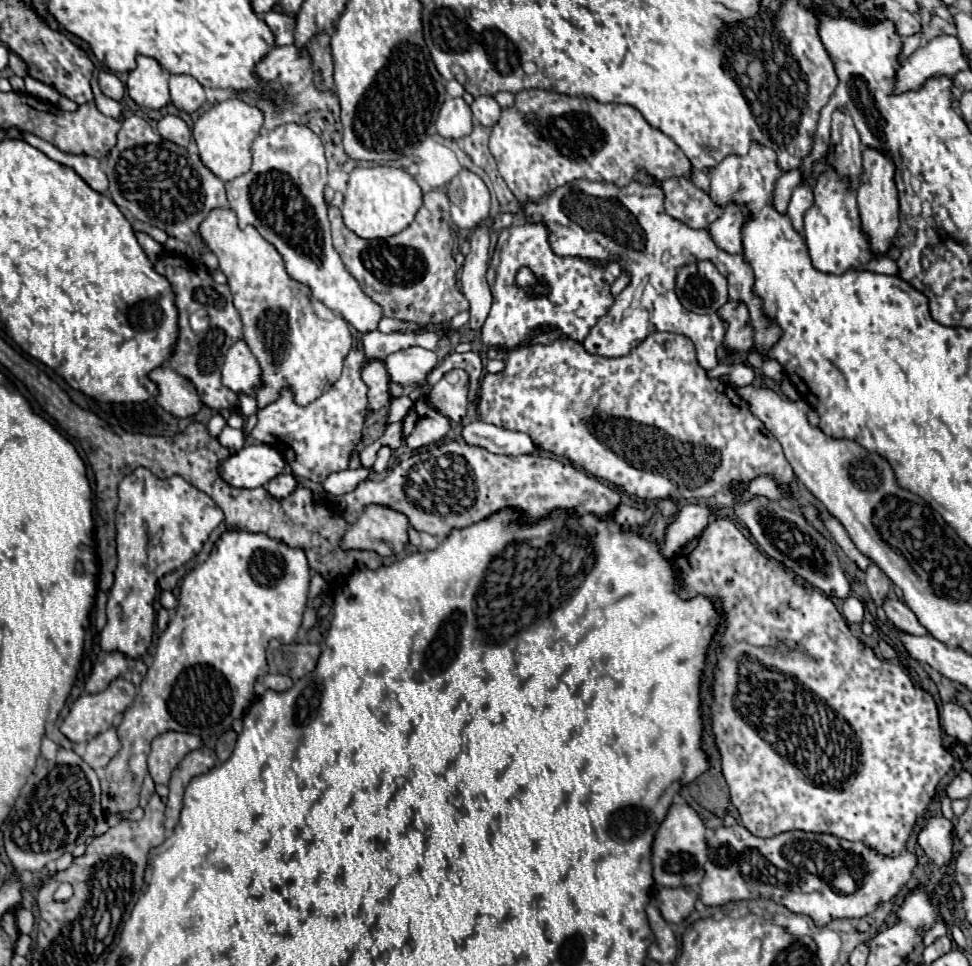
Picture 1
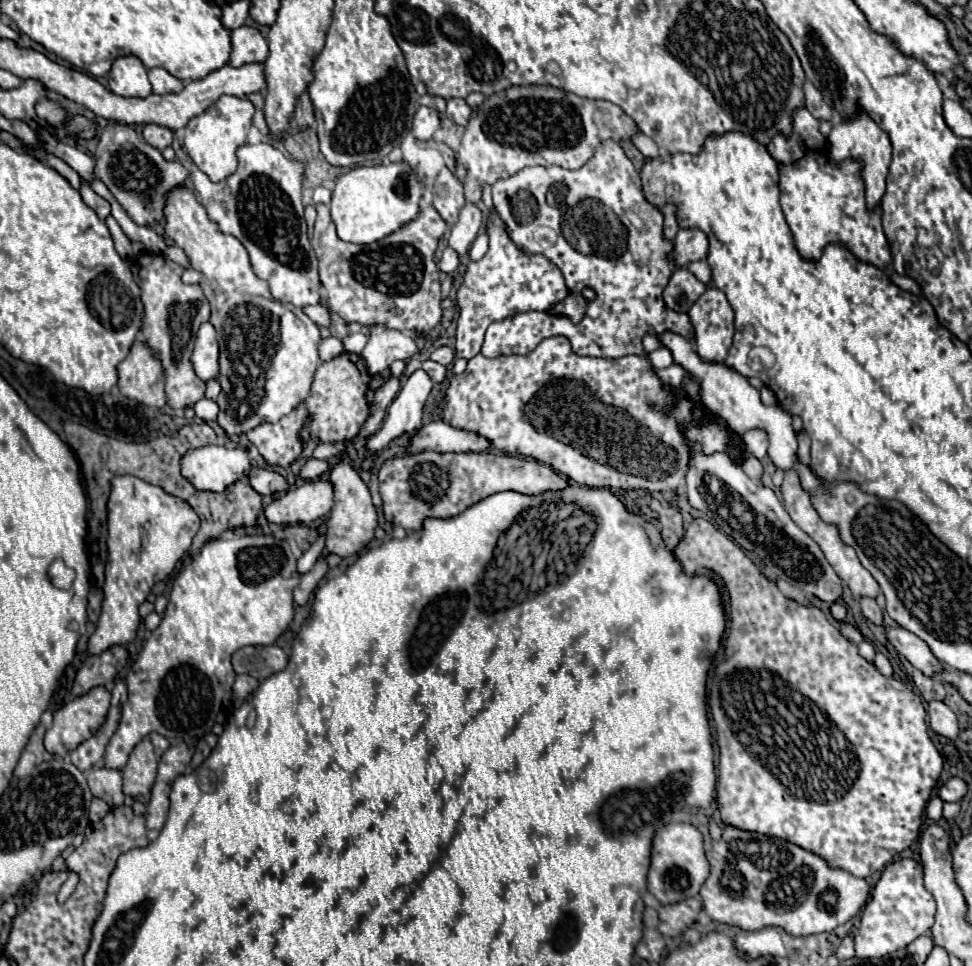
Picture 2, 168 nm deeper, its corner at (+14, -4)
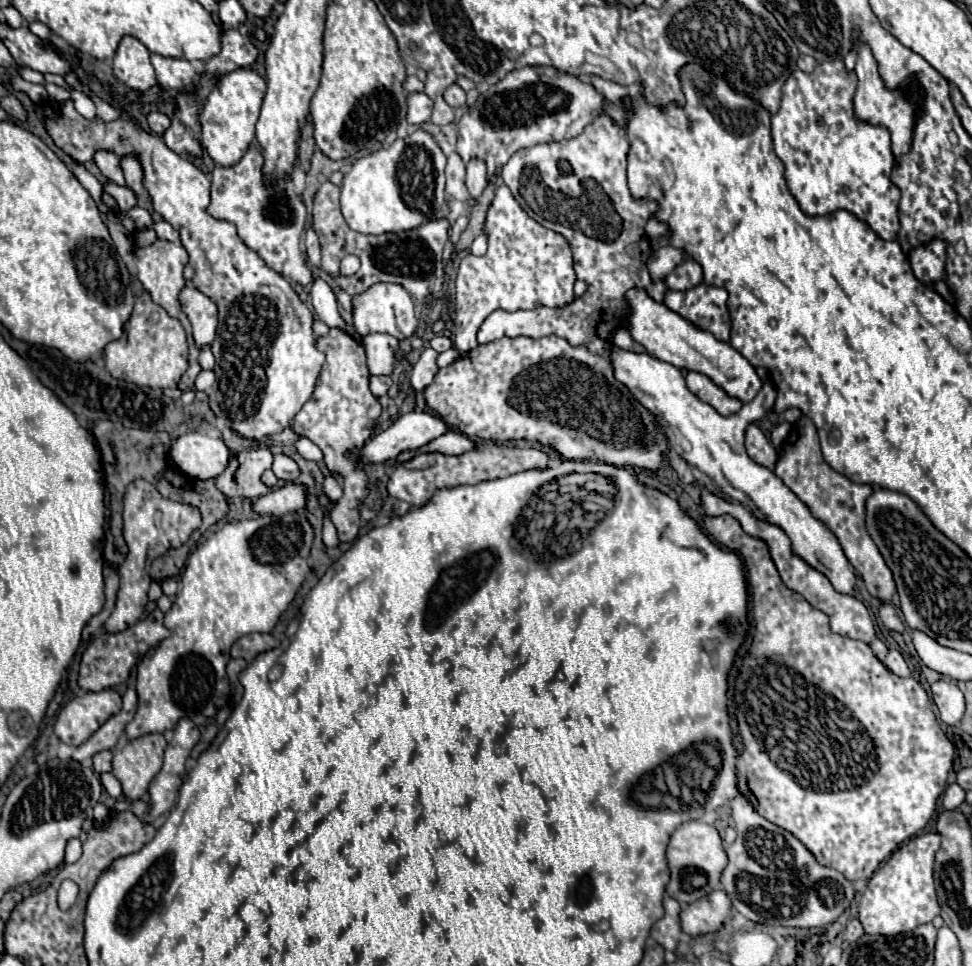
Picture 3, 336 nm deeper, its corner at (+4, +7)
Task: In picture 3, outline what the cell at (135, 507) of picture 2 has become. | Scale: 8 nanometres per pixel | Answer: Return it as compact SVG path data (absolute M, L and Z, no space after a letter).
M142 478L128 484L124 494L122 518L124 518L124 539L128 546L128 553L124 562L118 567L120 585L114 612L104 624L104 630L110 634L122 632L140 620L149 601L146 592L150 588L150 576L146 572L146 566L150 566L158 556L166 554L168 550L180 548L190 538L190 534L202 524L202 516L196 506L164 498L156 490L156 486L152 486Z

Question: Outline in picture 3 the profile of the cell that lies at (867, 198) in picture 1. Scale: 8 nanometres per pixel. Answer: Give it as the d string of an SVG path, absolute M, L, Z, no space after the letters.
M860 46L858 50L858 60L856 60L856 76L858 76L858 88L854 94L854 114L860 122L868 122L872 126L884 126L890 130L892 136L892 154L894 156L902 156L906 154L906 150L910 148L910 140L912 140L912 130L914 130L914 114L916 114L916 106L922 98L920 92L910 94L908 98L900 92L894 90L890 92L884 84L882 78L878 74L878 66L876 60L870 52L868 46Z

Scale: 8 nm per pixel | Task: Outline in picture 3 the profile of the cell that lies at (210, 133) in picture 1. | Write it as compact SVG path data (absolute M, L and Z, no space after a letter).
M240 68L222 76L222 80L208 94L202 110L200 110L200 142L204 150L210 154L214 164L218 166L234 166L246 154L248 146L254 140L256 122L260 116L260 106L264 100L266 84L264 80L250 68Z

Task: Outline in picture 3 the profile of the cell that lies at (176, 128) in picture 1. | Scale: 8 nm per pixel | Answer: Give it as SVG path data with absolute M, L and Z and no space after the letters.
M152 112L152 114L148 114L148 126L154 134L162 136L170 128L170 118L162 112Z

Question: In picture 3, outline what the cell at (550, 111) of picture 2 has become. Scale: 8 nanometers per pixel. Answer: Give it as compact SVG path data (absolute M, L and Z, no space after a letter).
M526 66L520 70L512 70L502 78L498 84L490 86L486 92L478 96L474 106L462 116L462 126L458 124L458 144L456 152L468 164L472 158L480 158L488 166L488 180L496 178L504 164L510 160L512 154L524 148L532 148L536 144L560 142L576 138L584 132L588 124L592 124L600 114L604 114L604 96L586 80L576 76L564 74L552 66Z

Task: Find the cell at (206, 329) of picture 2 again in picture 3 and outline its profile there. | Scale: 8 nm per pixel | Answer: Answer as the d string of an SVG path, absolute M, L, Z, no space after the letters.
M186 286L182 290L182 310L192 322L196 346L198 348L212 346L216 338L216 326L218 326L216 304L208 296L198 292L194 286Z

